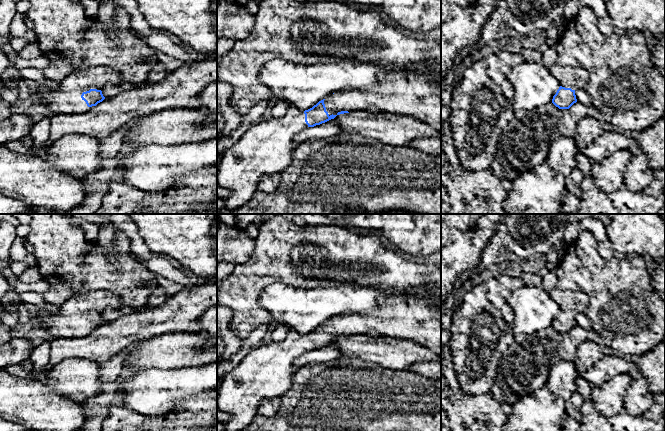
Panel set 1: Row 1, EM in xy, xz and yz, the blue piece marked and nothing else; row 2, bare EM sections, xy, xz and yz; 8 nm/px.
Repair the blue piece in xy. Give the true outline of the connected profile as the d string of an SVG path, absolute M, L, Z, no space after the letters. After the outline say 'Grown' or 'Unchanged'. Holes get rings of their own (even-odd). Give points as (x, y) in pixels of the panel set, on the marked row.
M110 67L83 68L69 74L55 89L39 83L41 99L36 103L46 105L53 114L79 113L105 99L101 89L107 83L120 82L121 76Z. Grown

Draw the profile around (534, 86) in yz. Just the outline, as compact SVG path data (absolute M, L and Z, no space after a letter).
M524 61L513 67L507 78L514 89L515 111L533 111L551 104L553 96L560 87L557 78L550 73L543 62Z

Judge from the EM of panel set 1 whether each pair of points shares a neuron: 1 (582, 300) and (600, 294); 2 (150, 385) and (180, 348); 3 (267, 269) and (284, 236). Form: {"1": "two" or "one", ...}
{"1": "two", "2": "two", "3": "one"}

